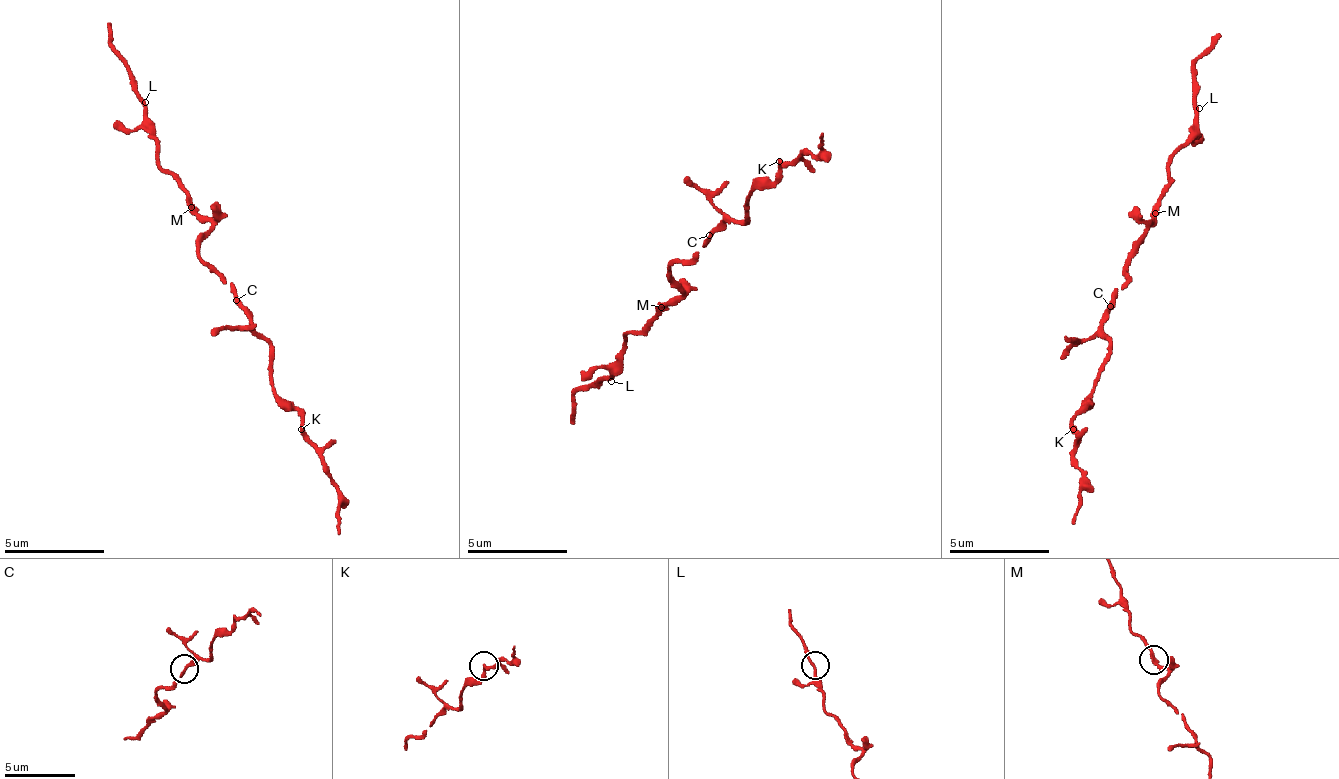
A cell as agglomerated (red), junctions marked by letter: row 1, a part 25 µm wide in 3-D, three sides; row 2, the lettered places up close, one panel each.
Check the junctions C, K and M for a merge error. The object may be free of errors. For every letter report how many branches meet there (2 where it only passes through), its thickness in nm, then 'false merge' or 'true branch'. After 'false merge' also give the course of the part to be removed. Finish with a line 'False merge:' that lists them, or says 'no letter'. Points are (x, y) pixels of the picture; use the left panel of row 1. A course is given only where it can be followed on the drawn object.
C: 2 branches meet; 200 nm thick; true branch
K: 2 branches meet; 200 nm thick; true branch
M: 2 branches meet; 220 nm thick; true branch
False merge: no letter

